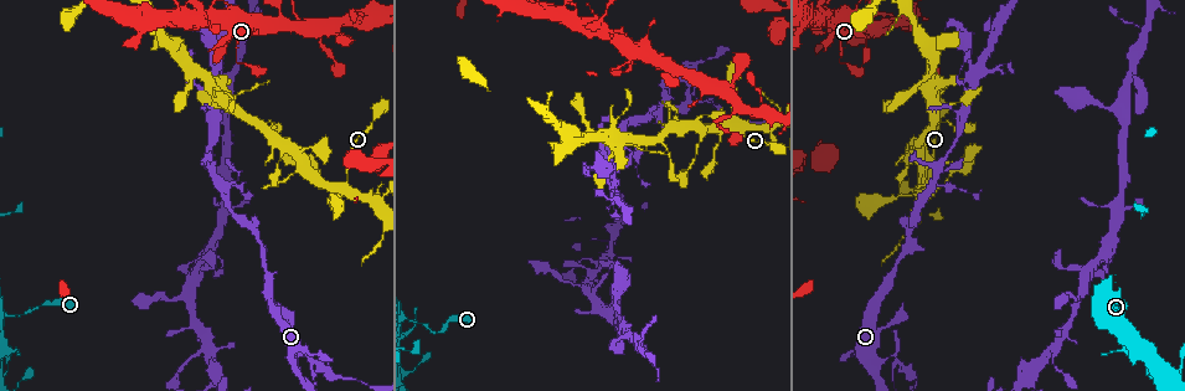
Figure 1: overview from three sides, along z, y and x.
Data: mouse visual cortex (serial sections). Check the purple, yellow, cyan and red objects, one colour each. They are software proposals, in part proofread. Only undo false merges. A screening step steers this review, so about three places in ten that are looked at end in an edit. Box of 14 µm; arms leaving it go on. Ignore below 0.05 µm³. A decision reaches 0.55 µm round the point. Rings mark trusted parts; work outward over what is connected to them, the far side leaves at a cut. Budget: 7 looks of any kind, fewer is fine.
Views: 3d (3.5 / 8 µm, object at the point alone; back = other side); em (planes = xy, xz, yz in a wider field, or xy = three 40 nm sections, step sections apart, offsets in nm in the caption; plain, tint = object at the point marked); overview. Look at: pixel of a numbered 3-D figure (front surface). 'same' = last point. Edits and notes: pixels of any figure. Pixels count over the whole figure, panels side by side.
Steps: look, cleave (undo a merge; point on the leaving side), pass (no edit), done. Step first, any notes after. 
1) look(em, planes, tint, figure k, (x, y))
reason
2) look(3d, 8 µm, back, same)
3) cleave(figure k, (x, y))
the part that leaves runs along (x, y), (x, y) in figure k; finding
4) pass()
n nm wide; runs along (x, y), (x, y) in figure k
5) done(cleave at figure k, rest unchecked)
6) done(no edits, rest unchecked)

look(3d, 3.5 µm, figure 1, (923, 189))
looks like a crossing

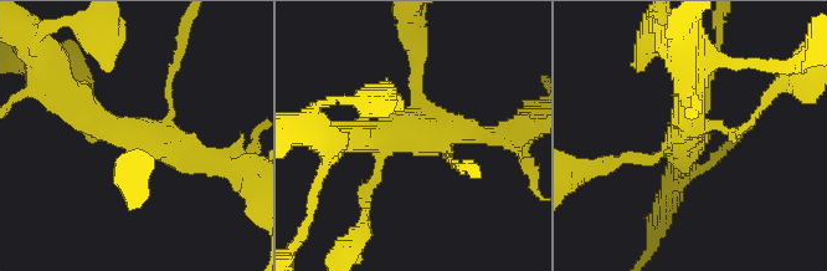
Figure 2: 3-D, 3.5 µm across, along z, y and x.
look(em, planes, tint, figure 2, (433, 138))
now the EM

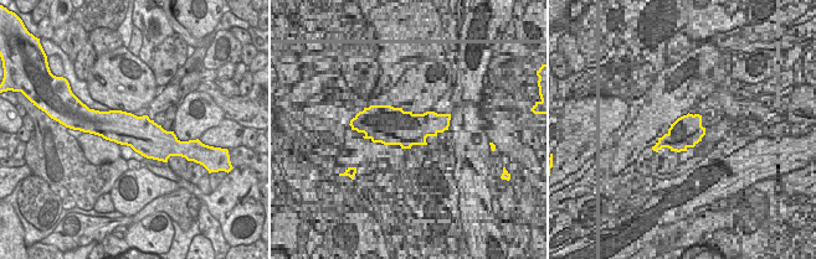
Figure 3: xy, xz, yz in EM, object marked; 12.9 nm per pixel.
pass()
4 arms; runs along (453, 164), (411, 132), (361, 139) in figure 2; continuous, no second cell

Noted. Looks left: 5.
look(3d, 3.5 µm, back, figure 1, (762, 111))
looks like a crossing

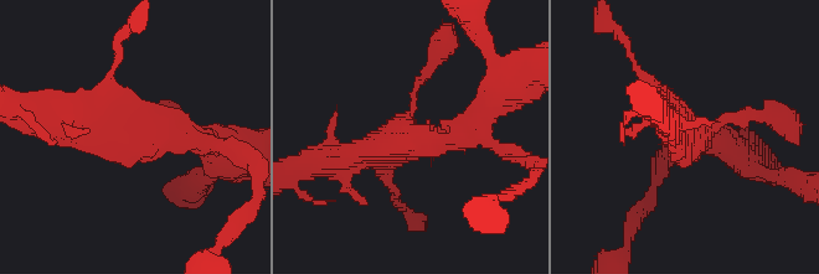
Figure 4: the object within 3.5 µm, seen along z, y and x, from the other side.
look(em, xy, step 3, tint, figure 4, (129, 128))

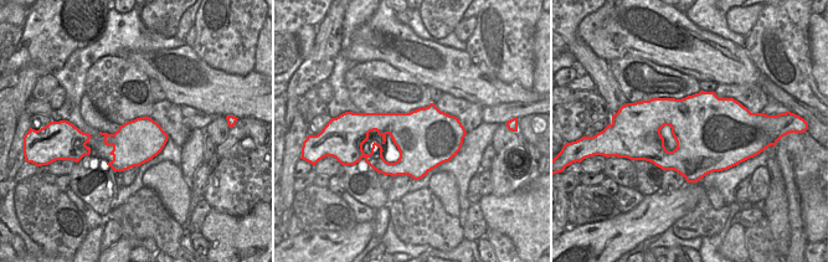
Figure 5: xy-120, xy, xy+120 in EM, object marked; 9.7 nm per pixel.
look(em, xy, step 2, tint, same)

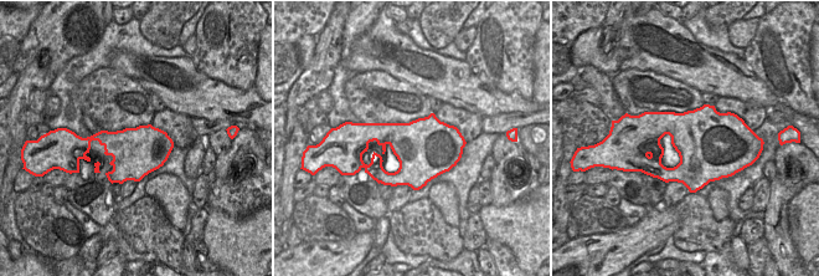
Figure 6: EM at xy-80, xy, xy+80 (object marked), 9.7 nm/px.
pass()
600 nm wide; runs along (482, 122), (375, 146), (344, 181) in figure 4; all the same cell

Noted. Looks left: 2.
look(em, xy, step 2, tint, figure 1, (308, 358))
sharp bend

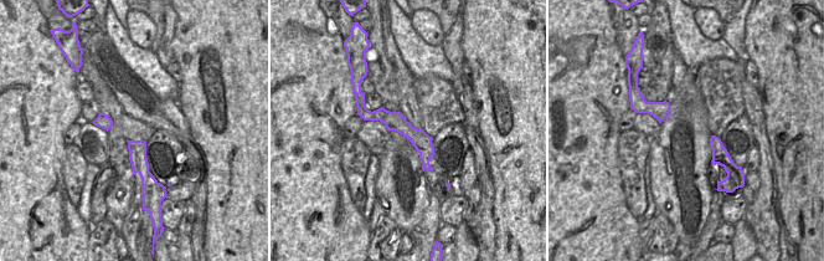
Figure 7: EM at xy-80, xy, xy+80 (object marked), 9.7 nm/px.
look(3d, 3.5 µm, same)
see where the arms go

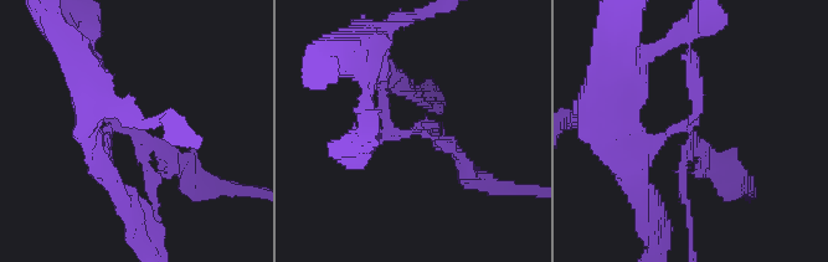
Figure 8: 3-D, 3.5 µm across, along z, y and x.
cleave(figure 8, (698, 88))
the part that leaves runs along (683, 128), (708, 169), (734, 181) in figure 8; two cells meet here

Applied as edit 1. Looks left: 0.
done(cleave at figure 8, rest unchecked)

